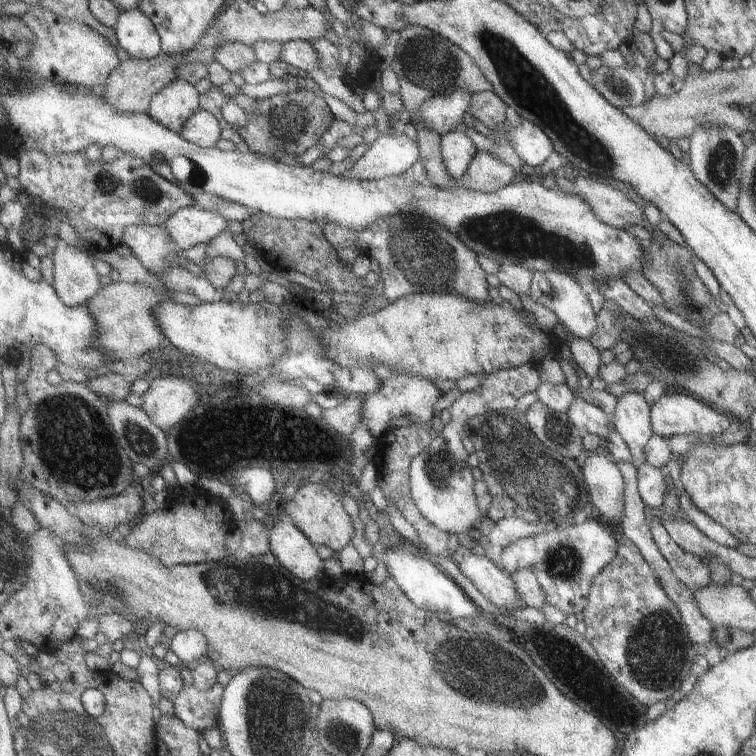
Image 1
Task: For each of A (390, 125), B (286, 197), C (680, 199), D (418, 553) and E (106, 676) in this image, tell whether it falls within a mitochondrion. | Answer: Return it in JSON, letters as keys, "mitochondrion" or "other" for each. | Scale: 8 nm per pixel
{"A":"other","B":"other","C":"other","D":"other","E":"other"}

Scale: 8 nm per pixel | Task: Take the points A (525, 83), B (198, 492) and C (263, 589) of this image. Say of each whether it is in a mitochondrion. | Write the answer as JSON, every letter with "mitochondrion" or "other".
{"A":"mitochondrion","B":"other","C":"mitochondrion"}

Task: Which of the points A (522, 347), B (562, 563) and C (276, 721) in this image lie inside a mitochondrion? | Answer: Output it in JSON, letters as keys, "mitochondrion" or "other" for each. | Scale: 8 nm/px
{"A":"other","B":"mitochondrion","C":"mitochondrion"}

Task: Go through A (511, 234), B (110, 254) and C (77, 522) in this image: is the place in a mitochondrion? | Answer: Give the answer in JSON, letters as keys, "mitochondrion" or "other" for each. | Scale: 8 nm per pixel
{"A":"mitochondrion","B":"other","C":"other"}

